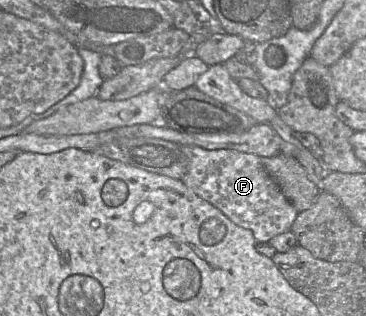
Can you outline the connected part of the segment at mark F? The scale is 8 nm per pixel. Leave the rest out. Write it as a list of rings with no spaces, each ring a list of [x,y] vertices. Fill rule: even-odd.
[[[185,145],[182,148],[188,158],[188,170],[181,179],[184,184],[196,195],[222,211],[233,223],[250,230],[256,242],[269,242],[273,237],[291,230],[298,212],[268,174],[259,156],[232,149],[207,150]]]

